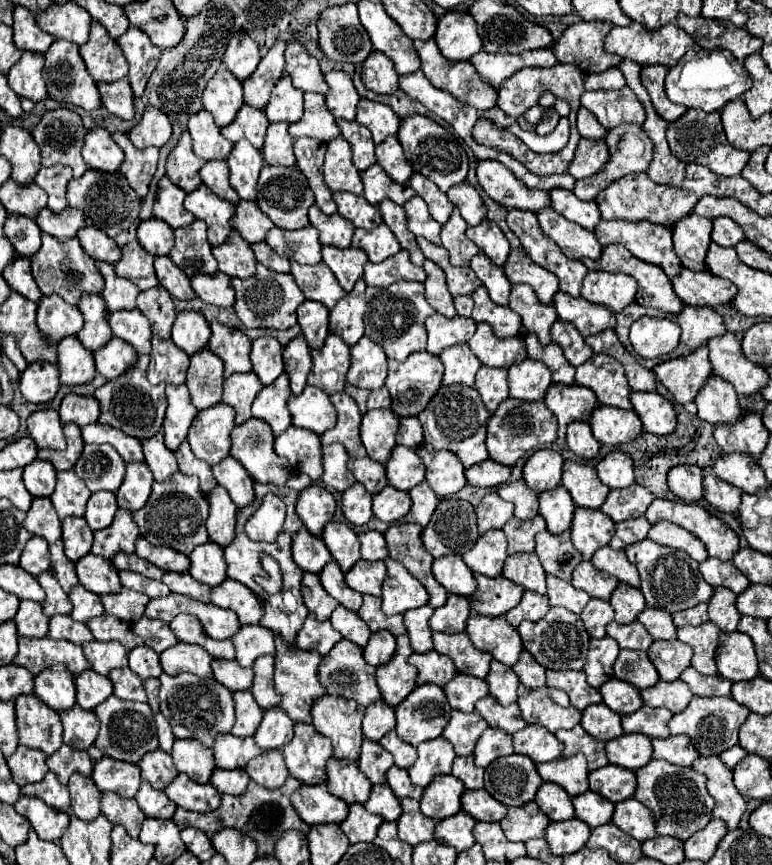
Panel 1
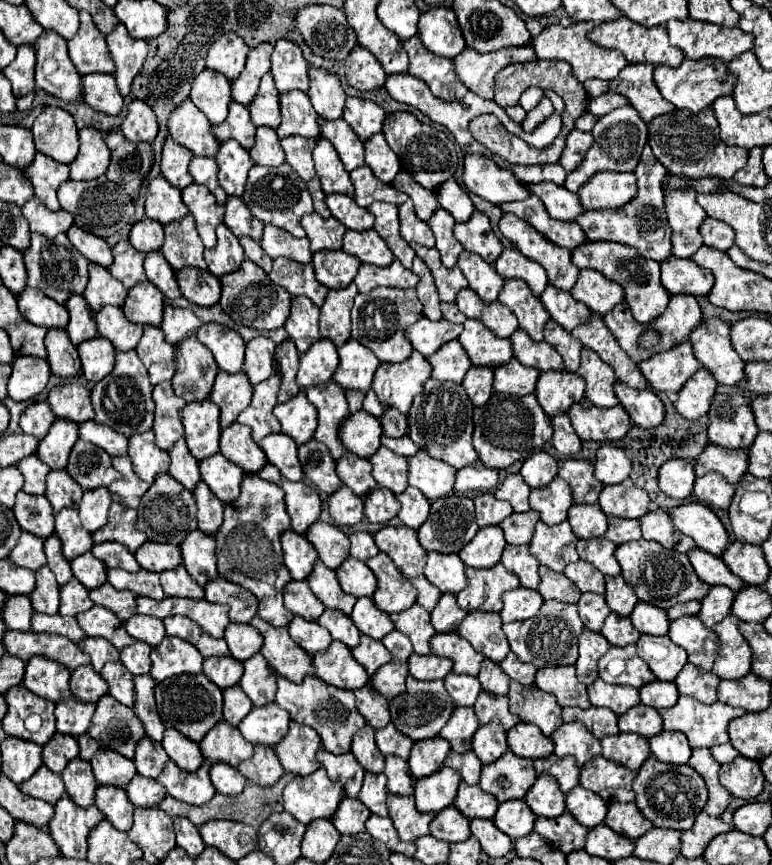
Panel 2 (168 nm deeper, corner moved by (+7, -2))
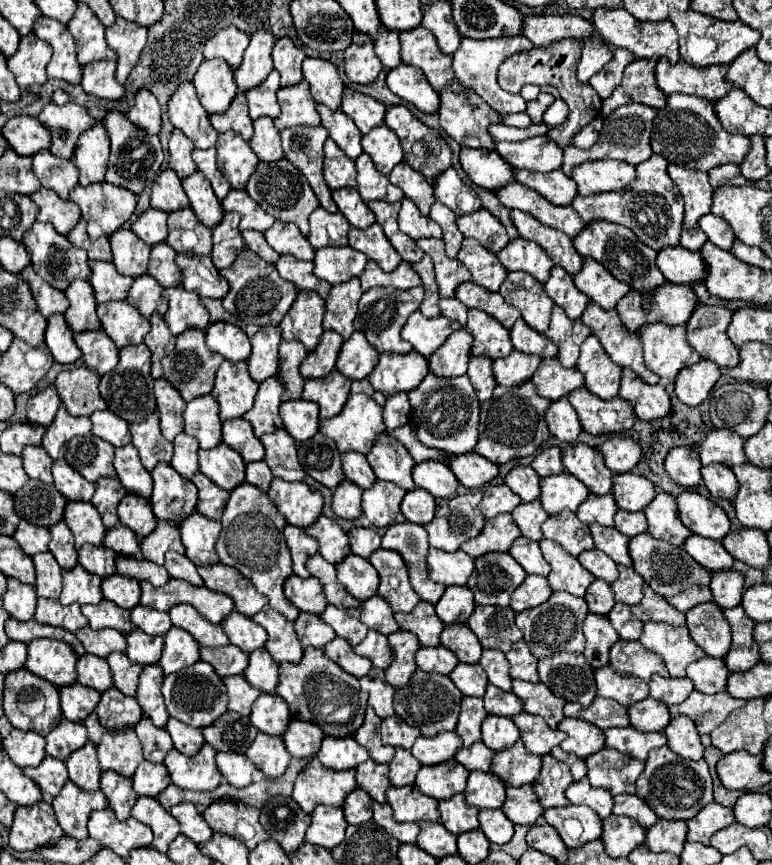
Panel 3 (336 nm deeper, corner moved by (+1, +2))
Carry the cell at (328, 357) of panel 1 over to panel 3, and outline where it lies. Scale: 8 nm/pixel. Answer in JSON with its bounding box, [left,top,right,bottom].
[300,330,342,380]

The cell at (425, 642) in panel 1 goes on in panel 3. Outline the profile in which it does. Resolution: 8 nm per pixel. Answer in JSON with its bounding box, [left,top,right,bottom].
[394,602,442,646]

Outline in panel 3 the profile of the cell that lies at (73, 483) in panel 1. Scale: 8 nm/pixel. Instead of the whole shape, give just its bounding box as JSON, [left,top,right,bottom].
[52,460,94,502]

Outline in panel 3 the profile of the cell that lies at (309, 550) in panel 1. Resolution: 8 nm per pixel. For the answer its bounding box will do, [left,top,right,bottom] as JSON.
[284,524,318,578]

